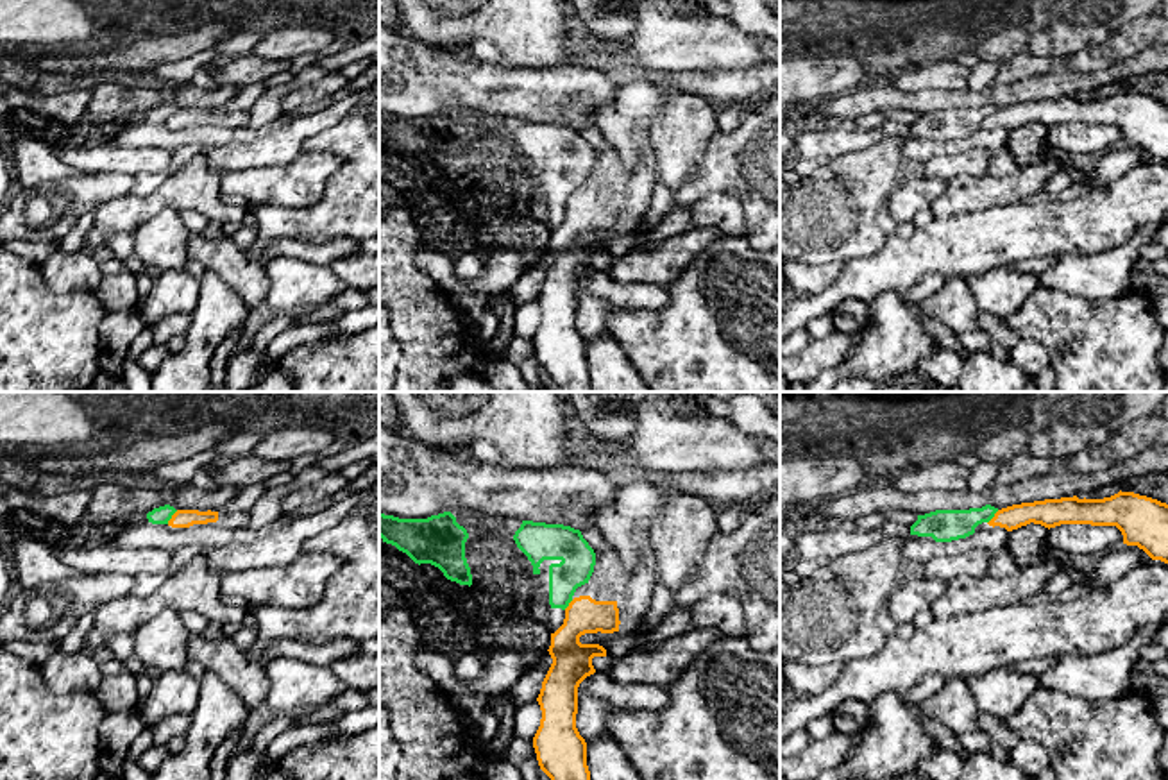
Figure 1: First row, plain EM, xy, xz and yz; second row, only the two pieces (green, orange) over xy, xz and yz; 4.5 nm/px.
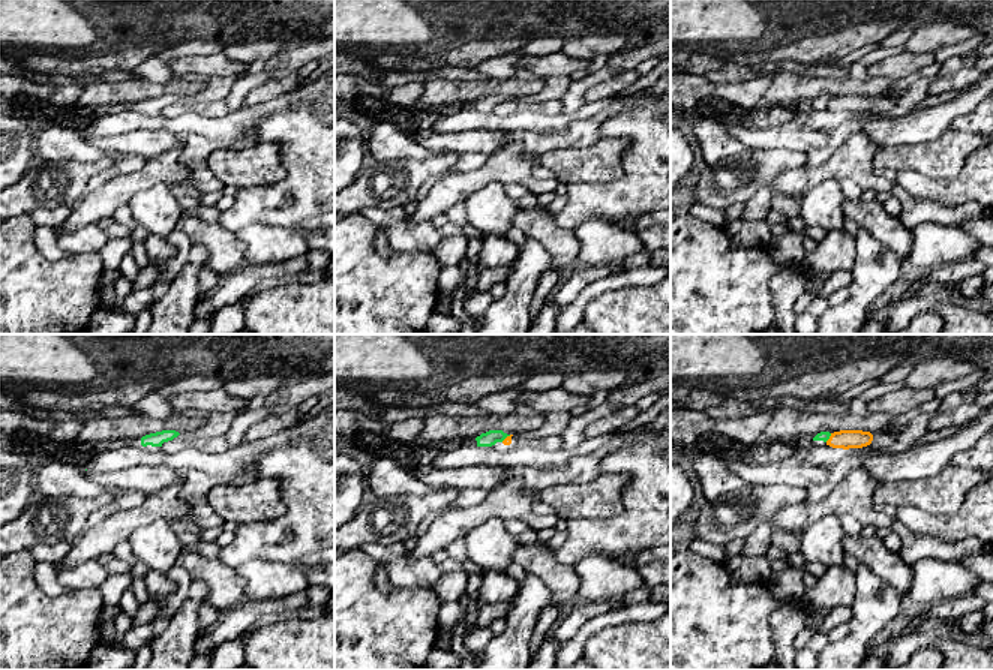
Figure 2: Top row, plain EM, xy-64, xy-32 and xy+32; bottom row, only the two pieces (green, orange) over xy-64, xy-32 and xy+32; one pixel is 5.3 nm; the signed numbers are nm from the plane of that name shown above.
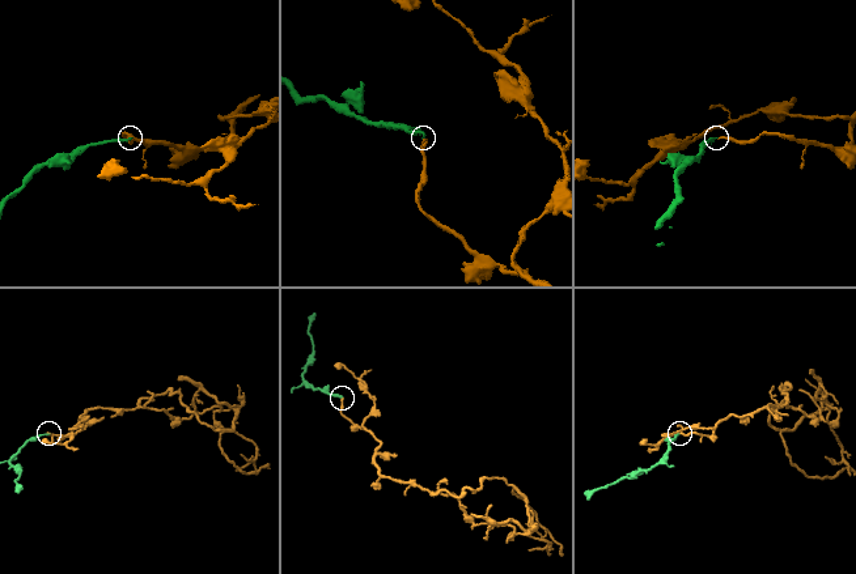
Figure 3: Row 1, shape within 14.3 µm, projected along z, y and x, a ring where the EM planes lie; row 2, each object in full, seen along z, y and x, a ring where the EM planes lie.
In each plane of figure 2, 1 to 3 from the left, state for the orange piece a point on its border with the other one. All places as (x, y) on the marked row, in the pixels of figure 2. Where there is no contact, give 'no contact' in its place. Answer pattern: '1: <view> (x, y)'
1: no contact
2: xy-32 (506, 436)
3: xy+32 (828, 438)

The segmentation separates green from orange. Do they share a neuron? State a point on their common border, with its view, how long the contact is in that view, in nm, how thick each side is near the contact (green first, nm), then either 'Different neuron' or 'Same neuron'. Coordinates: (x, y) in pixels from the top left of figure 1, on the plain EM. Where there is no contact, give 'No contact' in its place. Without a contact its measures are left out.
Touches green at xy (170, 117). Shared border 80 nm. Thickness 80 nm (green) against 80 nm. Different neuron

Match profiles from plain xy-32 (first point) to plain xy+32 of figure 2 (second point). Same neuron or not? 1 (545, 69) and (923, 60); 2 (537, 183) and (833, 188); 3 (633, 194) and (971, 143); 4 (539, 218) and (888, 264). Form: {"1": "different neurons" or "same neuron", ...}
{"1": "same neuron", "2": "different neurons", "3": "different neurons", "4": "different neurons"}

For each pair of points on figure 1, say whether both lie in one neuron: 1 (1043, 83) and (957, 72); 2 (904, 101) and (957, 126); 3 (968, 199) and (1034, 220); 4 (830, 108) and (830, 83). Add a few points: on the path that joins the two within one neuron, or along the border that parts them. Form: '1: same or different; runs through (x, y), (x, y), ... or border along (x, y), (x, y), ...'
1: different; border along (966, 86), (959, 90), (925, 90)
2: different; border along (943, 108), (918, 115)
3: different; border along (1024, 201), (1013, 206), (993, 206), (952, 217)
4: different; border along (855, 88), (825, 97), (809, 110)

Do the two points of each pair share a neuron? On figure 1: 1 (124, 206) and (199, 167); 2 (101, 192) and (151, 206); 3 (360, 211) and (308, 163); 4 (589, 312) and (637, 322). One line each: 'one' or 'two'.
1: one
2: two
3: two
4: two

